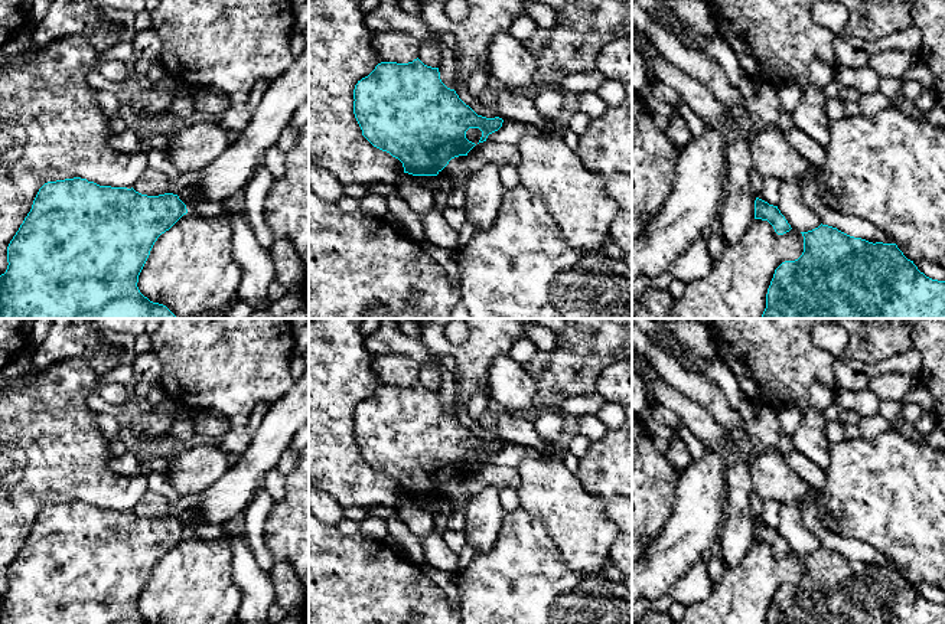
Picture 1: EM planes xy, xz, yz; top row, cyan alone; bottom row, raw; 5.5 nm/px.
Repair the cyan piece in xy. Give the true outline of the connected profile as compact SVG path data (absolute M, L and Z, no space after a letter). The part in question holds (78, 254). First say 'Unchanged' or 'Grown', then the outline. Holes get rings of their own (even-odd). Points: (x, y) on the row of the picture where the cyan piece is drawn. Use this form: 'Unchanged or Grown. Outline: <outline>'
Unchanged. Outline: M81 177L45 183L7 246L0 318L176 318L166 306L144 297L137 282L157 238L186 213L186 205L173 193L147 196L133 187L100 186Z

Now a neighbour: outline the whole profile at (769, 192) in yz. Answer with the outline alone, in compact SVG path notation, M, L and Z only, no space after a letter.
M763 177L763 184L756 197L776 206L781 199L782 180L778 177Z

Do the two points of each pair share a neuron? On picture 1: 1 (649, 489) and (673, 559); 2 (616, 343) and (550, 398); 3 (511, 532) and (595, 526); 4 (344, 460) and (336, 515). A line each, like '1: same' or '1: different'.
1: different
2: same
3: different
4: different

